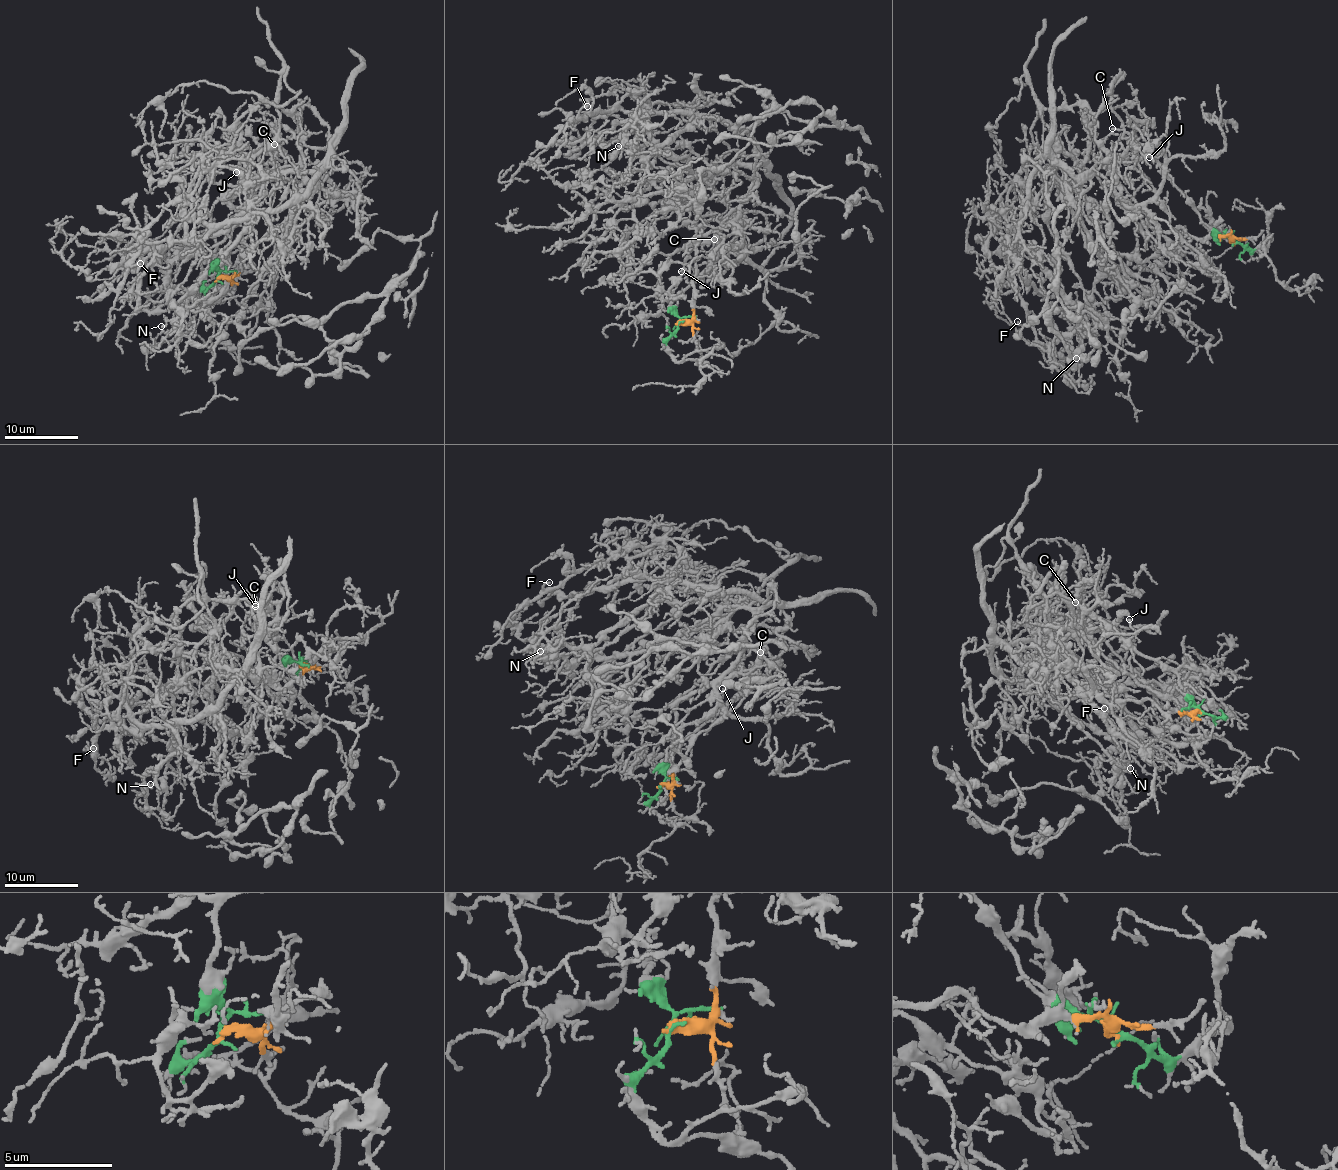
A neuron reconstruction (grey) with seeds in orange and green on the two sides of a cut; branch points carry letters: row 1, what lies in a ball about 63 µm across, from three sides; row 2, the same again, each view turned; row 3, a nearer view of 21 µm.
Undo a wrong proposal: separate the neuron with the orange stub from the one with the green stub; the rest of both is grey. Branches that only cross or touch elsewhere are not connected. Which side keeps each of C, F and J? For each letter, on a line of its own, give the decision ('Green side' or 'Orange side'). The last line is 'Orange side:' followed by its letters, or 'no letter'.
C: Green side
F: Orange side
J: Green side
Orange side: F

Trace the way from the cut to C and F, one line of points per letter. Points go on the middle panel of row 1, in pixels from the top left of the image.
C: (677, 325), (676, 307), (671, 300), (708, 267), (711, 257), (718, 252), (714, 239)
F: (677, 325), (694, 313), (697, 240), (737, 216), (762, 158), (715, 119), (580, 117), (587, 105)

